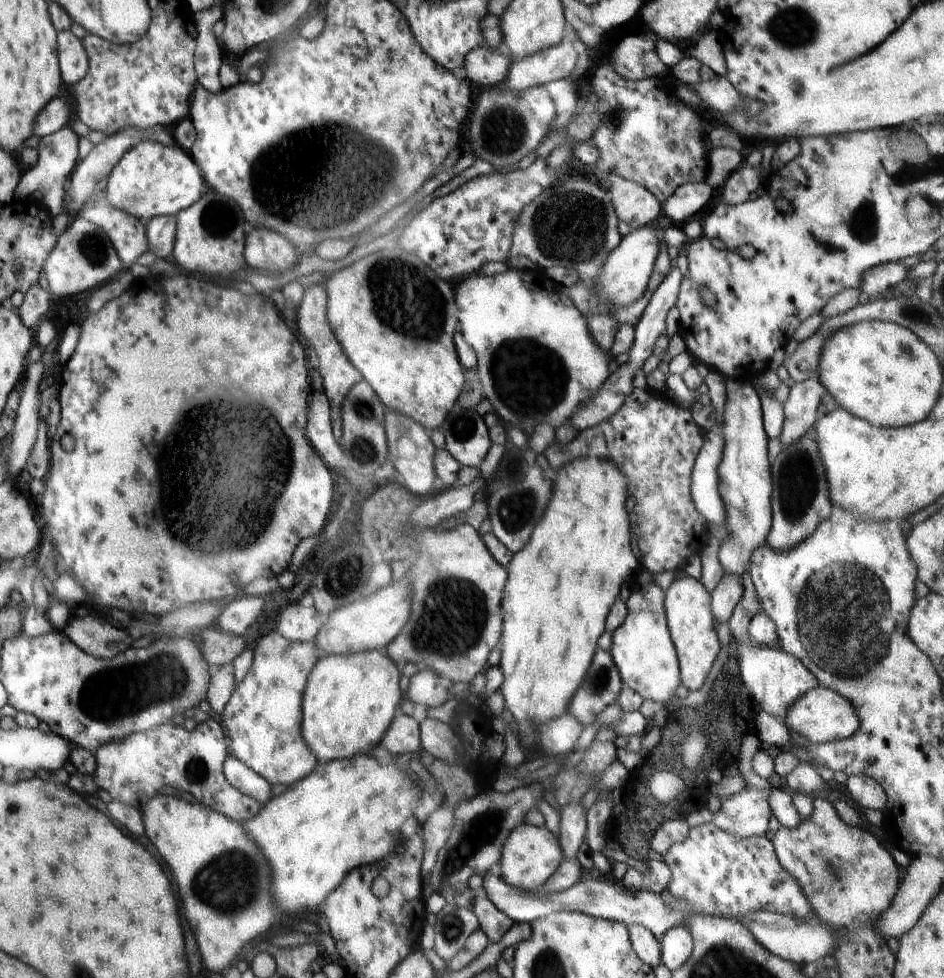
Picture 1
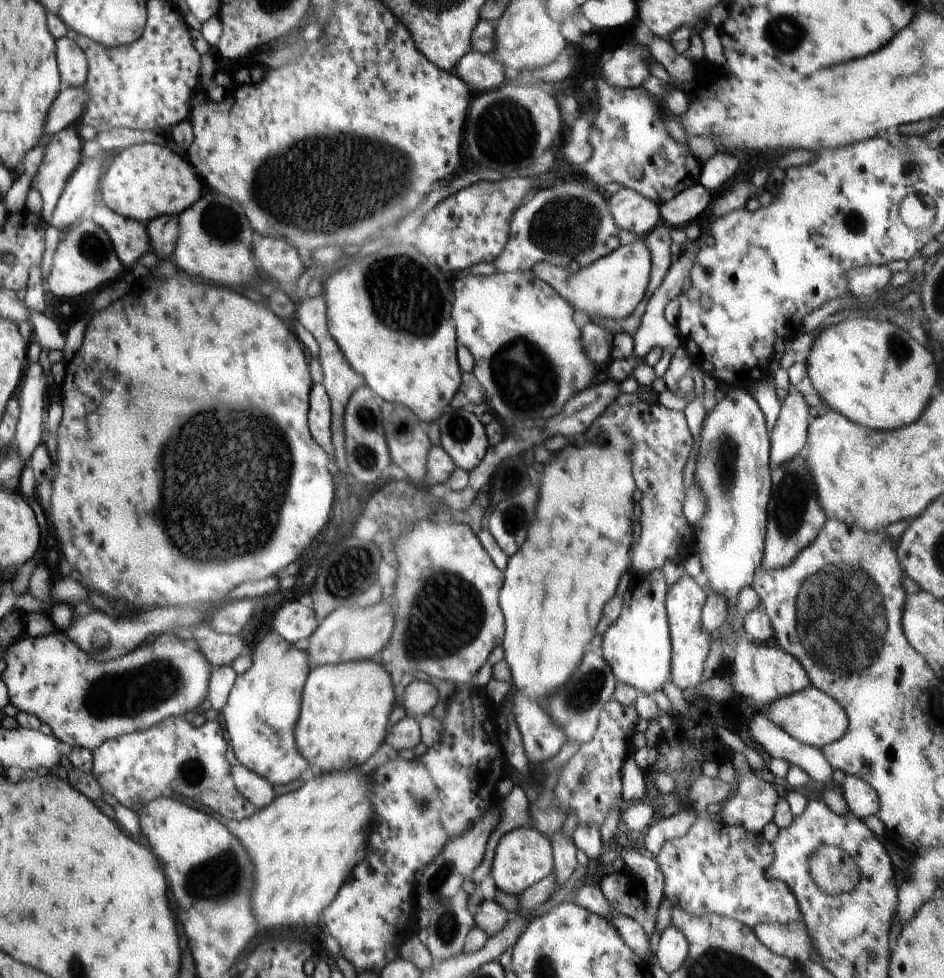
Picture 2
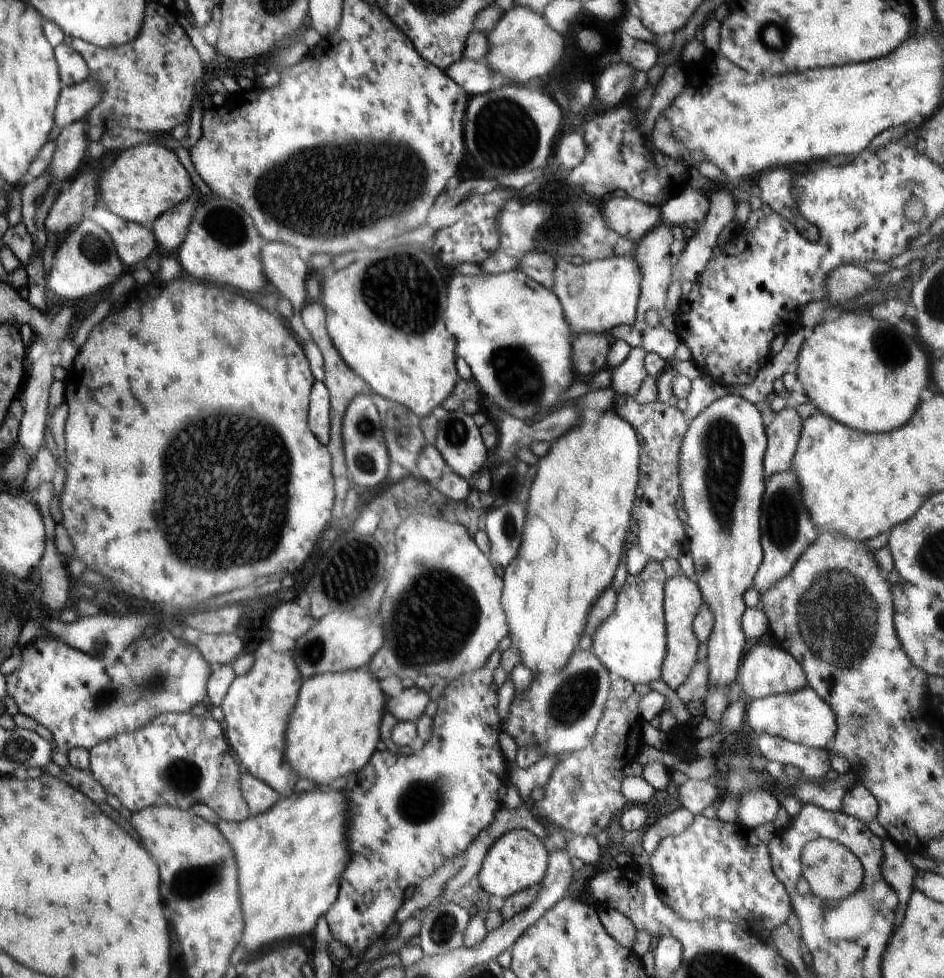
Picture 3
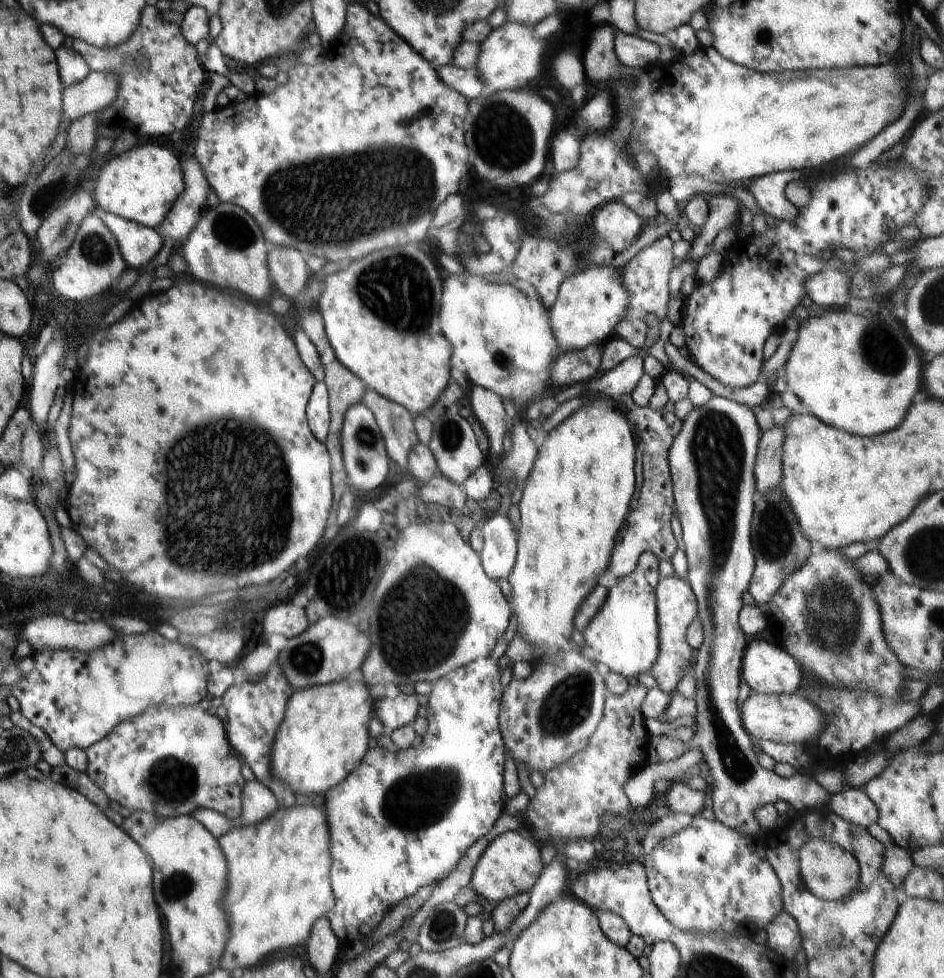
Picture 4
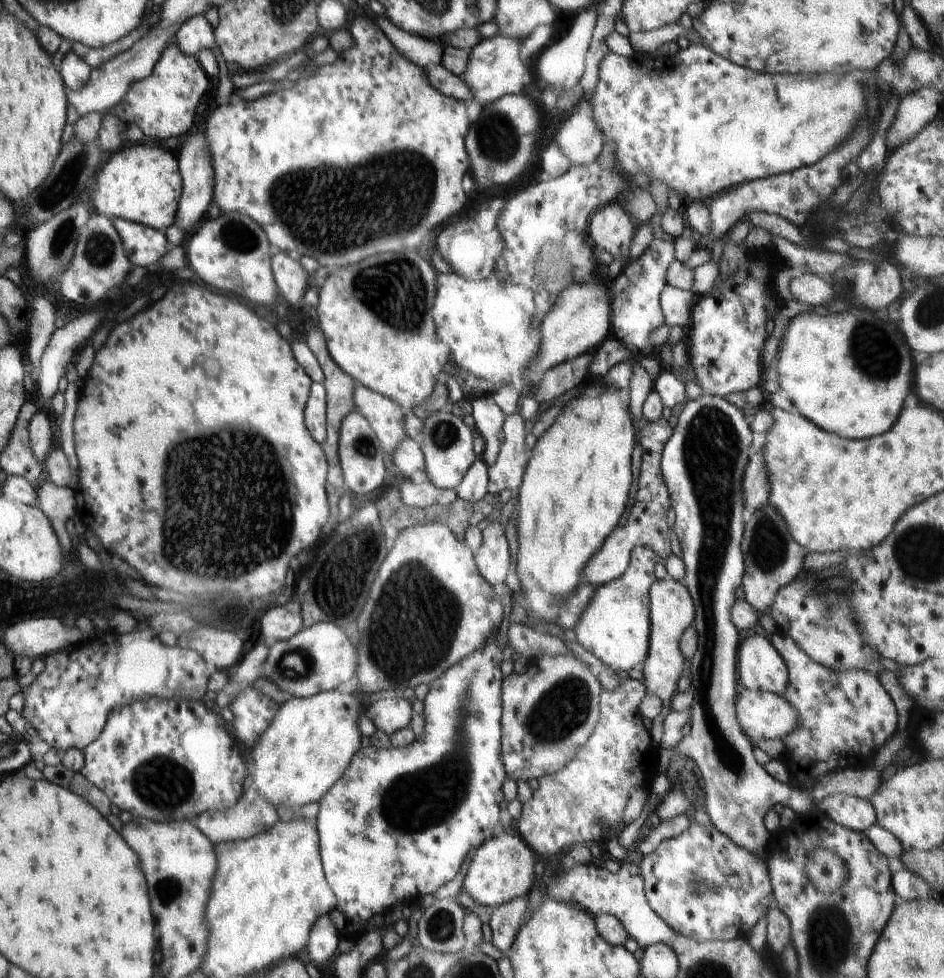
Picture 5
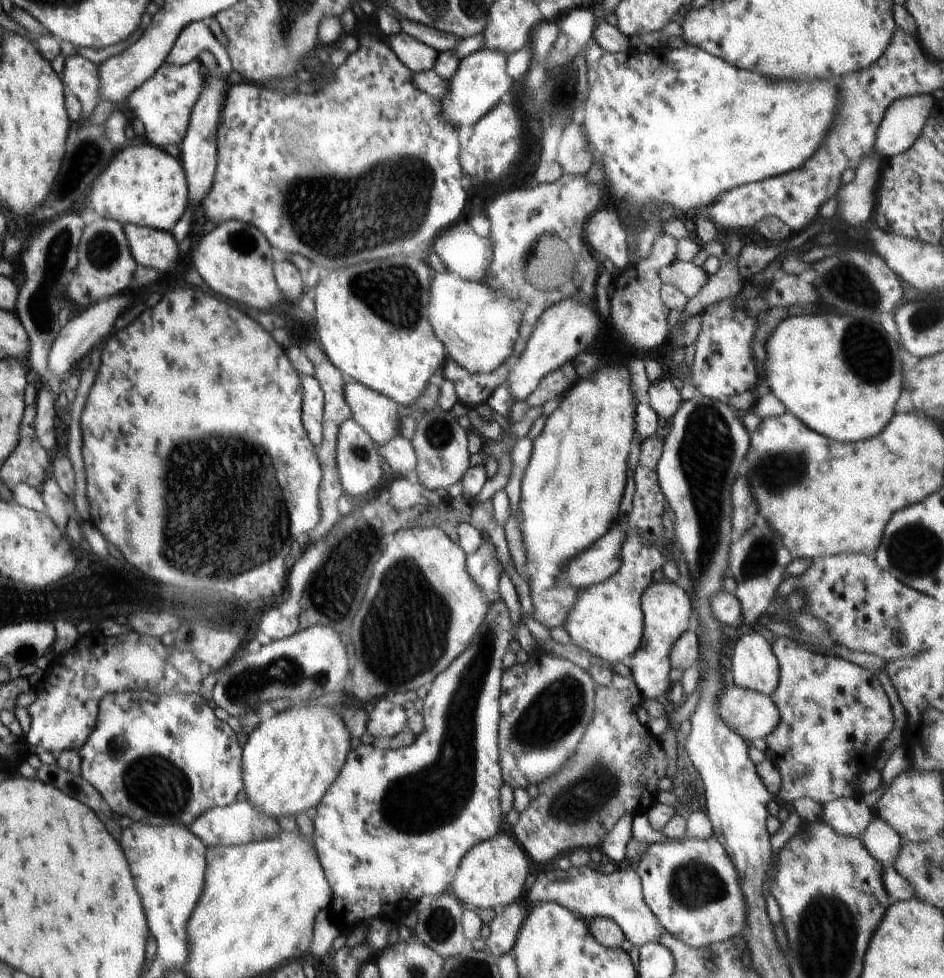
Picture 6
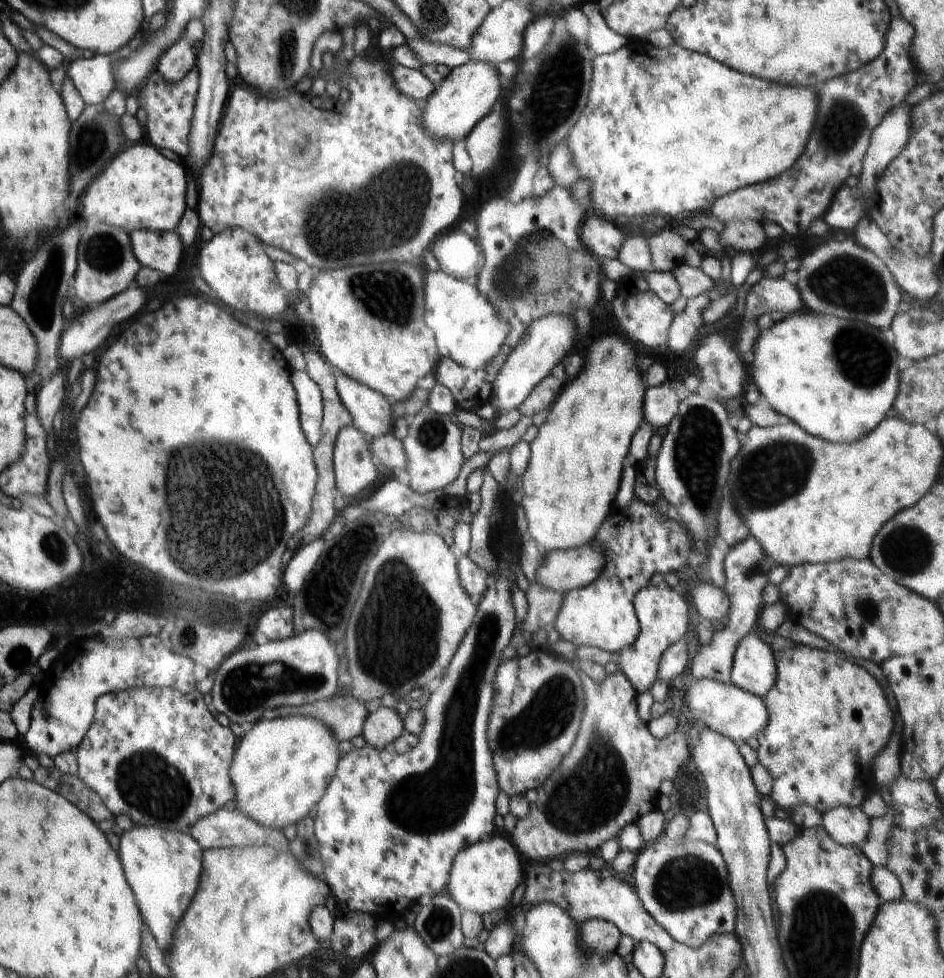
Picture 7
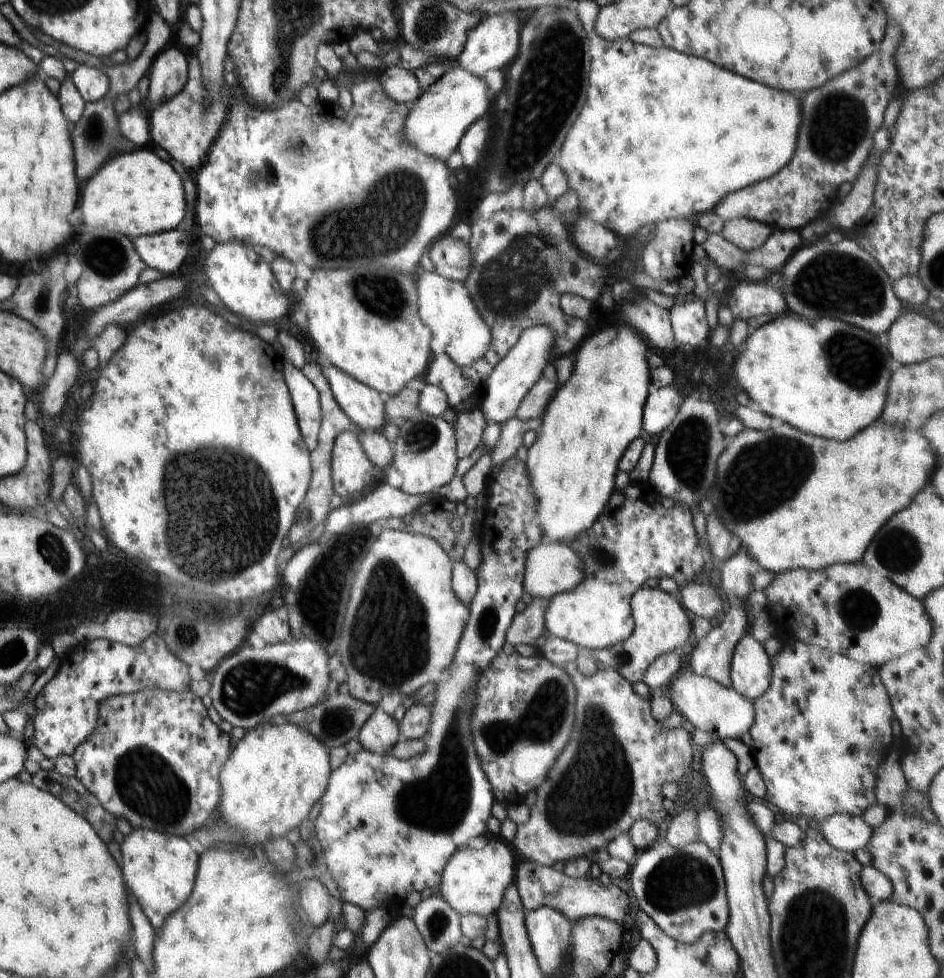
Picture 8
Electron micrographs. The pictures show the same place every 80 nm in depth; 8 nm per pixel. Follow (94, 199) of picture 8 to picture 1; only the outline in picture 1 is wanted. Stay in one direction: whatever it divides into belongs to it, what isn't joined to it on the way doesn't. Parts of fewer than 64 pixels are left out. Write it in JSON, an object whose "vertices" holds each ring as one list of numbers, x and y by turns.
{"vertices":[[142,140,123,154,112,169,101,196,106,197,114,208,149,221,159,216,174,217,198,202,206,188,198,165,176,143,166,146,158,141]]}

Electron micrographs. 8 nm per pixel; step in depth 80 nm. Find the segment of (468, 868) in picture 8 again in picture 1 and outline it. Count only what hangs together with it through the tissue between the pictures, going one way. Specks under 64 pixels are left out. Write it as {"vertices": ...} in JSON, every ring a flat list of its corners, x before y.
{"vertices":[[520,824,506,838,500,856,499,875,506,884,523,891,536,891,554,874,564,860,560,840,546,827]]}

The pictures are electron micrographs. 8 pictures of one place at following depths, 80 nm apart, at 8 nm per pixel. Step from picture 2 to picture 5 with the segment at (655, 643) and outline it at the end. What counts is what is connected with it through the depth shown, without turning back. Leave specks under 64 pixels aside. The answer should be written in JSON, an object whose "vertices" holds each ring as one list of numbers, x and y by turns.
{"vertices":[[637,546,631,552,629,566,621,577,595,585,588,604,572,628,580,646,594,654,606,667,628,672,631,668,641,668,645,656,649,655,649,588,656,579,654,565,658,562,663,562,662,558,651,548]]}

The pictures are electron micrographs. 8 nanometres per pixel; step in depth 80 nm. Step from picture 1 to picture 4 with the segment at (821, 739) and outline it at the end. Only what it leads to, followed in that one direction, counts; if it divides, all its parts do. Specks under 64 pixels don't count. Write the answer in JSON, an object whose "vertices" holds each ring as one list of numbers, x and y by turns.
{"vertices":[[751,692,742,704,740,712,744,730,758,740,802,745,812,739,817,739,822,728,821,712,805,697,798,695,797,692,769,695]]}

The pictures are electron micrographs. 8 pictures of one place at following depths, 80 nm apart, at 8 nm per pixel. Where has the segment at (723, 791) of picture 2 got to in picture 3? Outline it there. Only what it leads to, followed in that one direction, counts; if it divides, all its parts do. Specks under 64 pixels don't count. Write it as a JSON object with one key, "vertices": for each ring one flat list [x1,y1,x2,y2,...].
{"vertices":[[690,779,677,788,680,808,690,811,693,815,701,814,720,798,720,790,706,780]]}

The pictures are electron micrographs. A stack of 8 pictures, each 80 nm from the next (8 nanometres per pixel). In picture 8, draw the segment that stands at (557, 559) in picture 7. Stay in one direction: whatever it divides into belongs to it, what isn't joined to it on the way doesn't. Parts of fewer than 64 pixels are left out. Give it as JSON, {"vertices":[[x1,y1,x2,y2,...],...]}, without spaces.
{"vertices":[[538,544,529,550,525,560,523,590,533,599,549,601,561,592,568,592,583,579,583,564,581,559,568,544]]}

